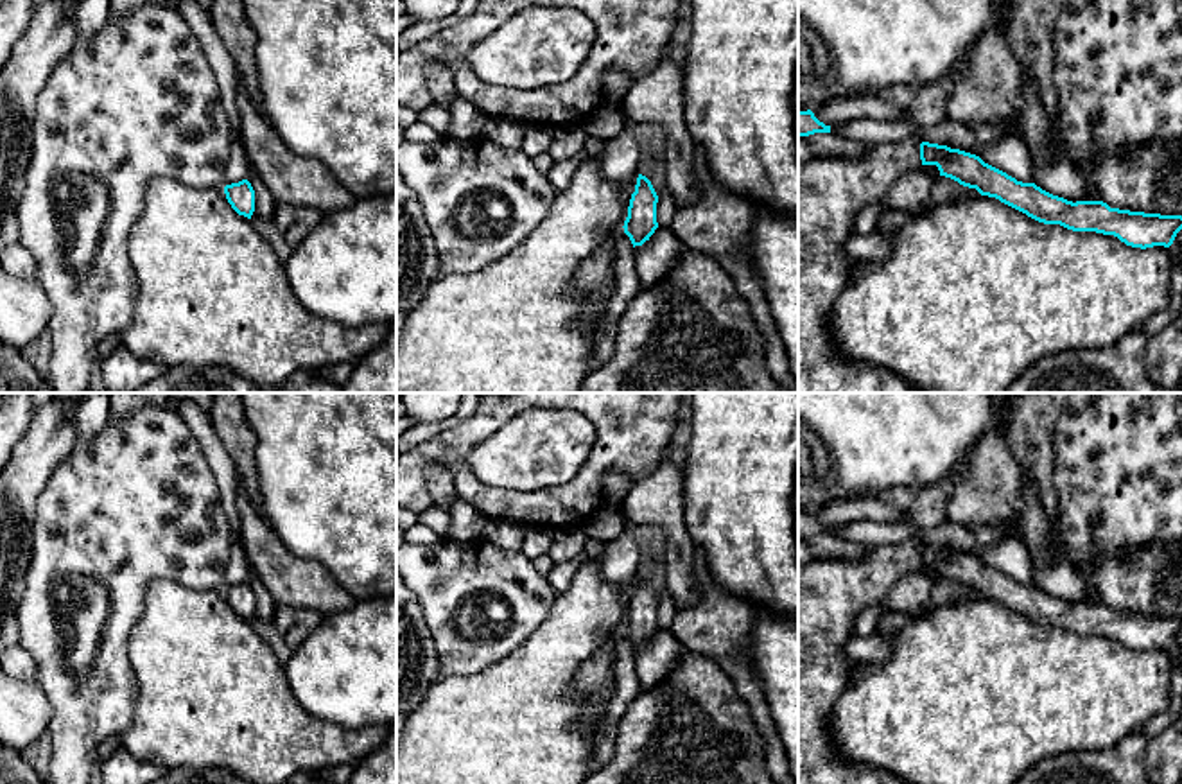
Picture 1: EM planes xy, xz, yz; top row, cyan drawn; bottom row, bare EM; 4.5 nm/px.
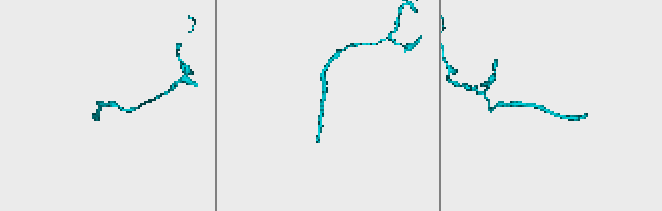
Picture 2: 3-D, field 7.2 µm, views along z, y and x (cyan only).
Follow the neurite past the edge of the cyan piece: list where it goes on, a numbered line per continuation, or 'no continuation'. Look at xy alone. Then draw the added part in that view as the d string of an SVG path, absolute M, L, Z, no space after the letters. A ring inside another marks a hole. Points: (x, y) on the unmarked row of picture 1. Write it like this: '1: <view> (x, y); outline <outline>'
no continuation

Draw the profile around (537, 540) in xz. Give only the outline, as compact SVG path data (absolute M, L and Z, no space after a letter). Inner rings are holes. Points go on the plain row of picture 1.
M527 526L522 544L522 554L529 560L547 554L552 545L552 529L540 526Z

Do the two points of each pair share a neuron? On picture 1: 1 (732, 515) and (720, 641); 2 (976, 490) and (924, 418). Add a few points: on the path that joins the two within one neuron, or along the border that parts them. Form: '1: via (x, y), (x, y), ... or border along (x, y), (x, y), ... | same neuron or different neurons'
1: border along (703, 555), (711, 578), (750, 605) | different neurons
2: border along (989, 431), (974, 445), (965, 467) | different neurons

